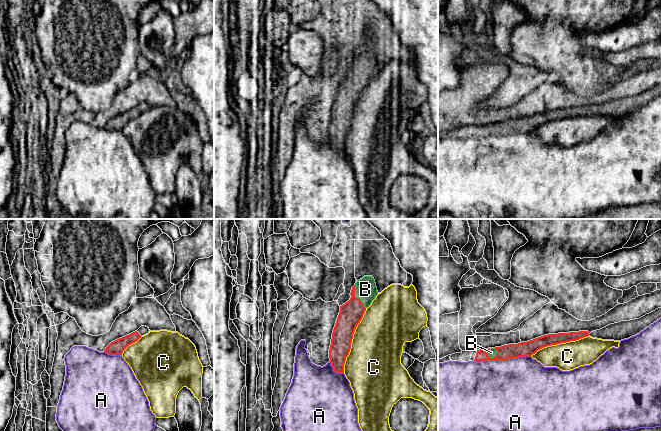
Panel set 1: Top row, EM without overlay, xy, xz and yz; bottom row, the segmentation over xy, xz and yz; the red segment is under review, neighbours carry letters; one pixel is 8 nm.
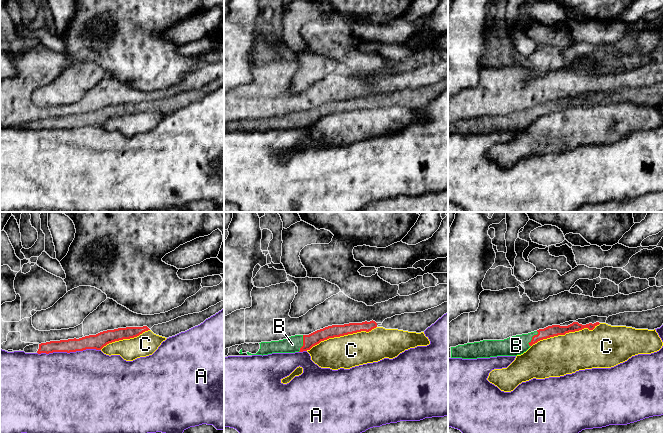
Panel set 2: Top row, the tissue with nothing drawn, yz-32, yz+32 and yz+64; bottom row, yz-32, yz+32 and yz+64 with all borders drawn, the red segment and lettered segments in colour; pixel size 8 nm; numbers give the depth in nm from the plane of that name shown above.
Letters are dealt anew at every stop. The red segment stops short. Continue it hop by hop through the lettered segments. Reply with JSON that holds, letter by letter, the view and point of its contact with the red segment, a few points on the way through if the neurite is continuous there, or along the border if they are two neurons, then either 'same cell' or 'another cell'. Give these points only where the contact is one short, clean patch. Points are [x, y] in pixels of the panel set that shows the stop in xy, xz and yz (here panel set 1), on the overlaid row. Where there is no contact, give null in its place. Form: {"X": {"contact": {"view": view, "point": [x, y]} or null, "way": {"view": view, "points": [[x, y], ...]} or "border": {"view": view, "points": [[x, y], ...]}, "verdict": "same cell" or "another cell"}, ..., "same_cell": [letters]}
{"A": {"contact": {"view": "yz", "point": [502, 359]}, "verdict": "another cell"}, "B": {"contact": {"view": "xz", "point": [354, 296]}, "way": {"view": "xz", "points": [[351, 313], [354, 309], [354, 296], [365, 289]]}, "verdict": "same cell"}, "C": {"contact": {"view": "xz", "point": [351, 340]}, "verdict": "another cell"}, "same_cell": ["B"]}

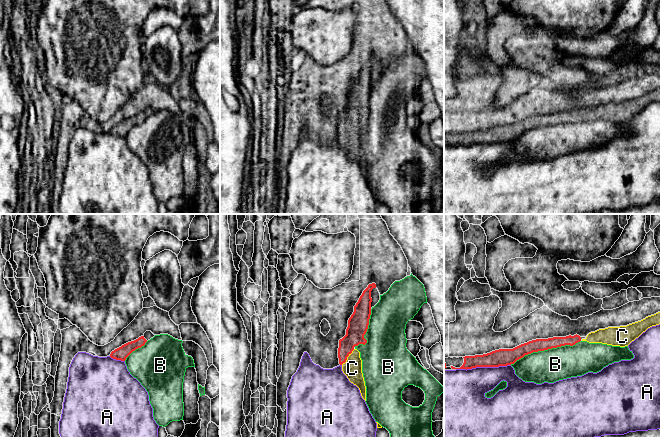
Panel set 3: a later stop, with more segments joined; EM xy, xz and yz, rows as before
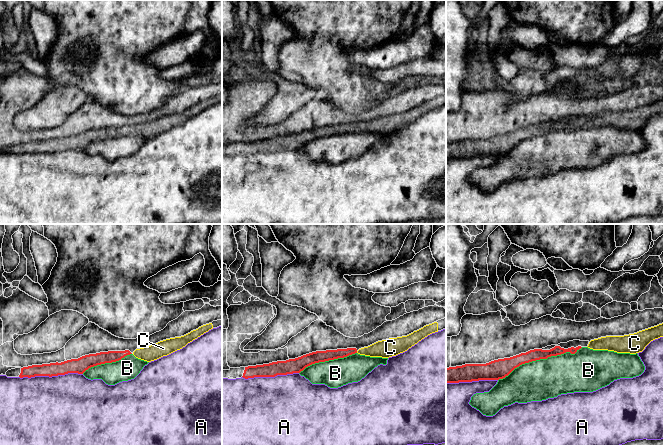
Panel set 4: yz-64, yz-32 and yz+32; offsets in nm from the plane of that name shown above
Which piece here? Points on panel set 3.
{"A": {"contact": {"view": "yz", "point": [483, 366]}, "verdict": "another cell"}, "B": {"contact": {"view": "yz", "point": [545, 349]}, "verdict": "another cell"}, "C": {"contact": {"view": "xz", "point": [347, 356]}, "way": {"view": "xz", "points": [[357, 327], [347, 343], [347, 356], [352, 368]]}, "verdict": "same cell"}, "same_cell": ["C"]}

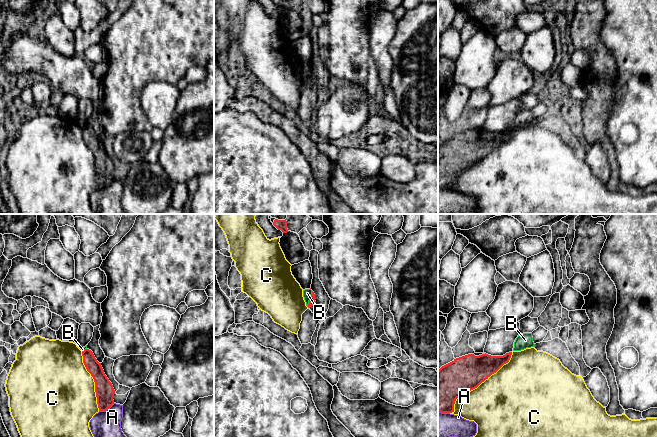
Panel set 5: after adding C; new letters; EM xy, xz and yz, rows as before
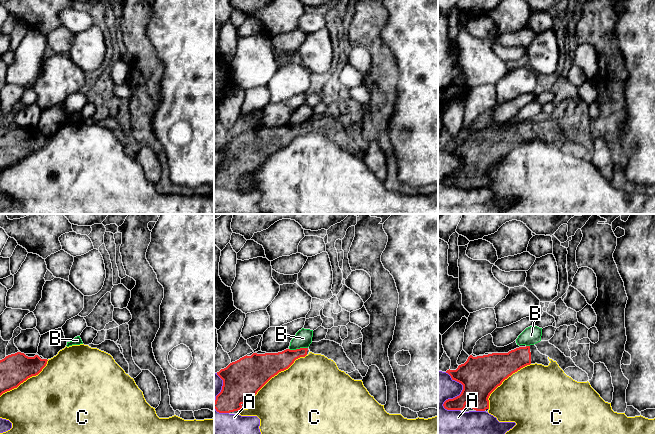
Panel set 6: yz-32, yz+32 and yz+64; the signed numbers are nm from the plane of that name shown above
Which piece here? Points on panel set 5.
{"A": {"contact": {"view": "xy", "point": [106, 409]}, "verdict": "another cell"}, "B": {"contact": {"view": "xz", "point": [310, 299]}, "border": {"view": "xz", "points": [[312, 291], [308, 307]]}, "verdict": "another cell"}, "C": {"contact": {"view": "yz", "point": [479, 384]}, "verdict": "another cell"}, "same_cell": []}

